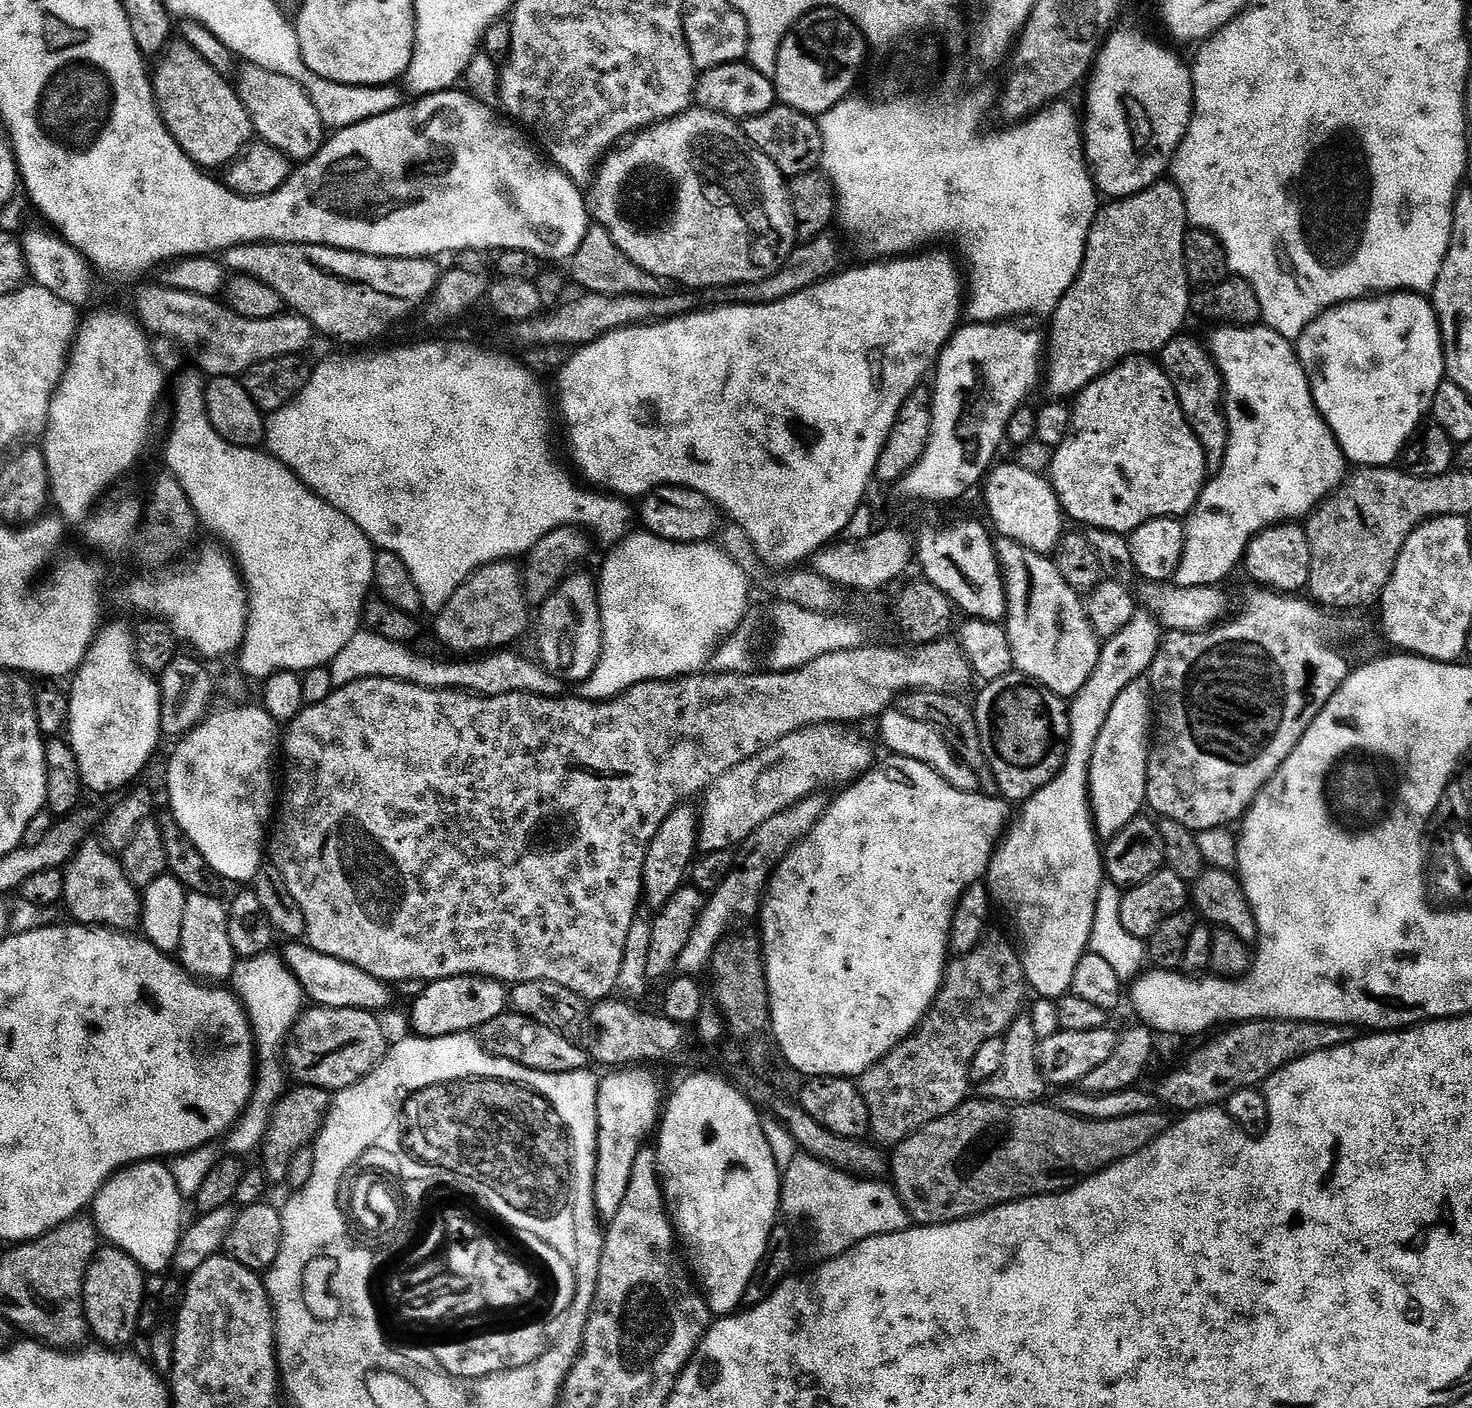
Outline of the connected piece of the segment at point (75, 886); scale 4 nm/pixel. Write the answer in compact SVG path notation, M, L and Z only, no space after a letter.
M85 846L77 852L64 872L64 898L72 911L75 923L98 928L110 928L118 932L128 932L141 923L142 896L126 878L123 863L113 853L103 847Z

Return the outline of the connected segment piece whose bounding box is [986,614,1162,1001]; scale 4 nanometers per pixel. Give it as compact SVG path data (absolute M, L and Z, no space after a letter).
M1137 614L1122 631L1114 634L1114 638L1103 641L1094 674L1090 674L1086 686L1082 686L1082 690L1070 704L1066 725L1068 757L1064 760L1063 770L1023 805L1024 813L1021 814L1020 821L1017 824L1015 821L1007 829L988 867L988 891L993 901L999 907L1000 904L1004 907L1005 914L1012 919L1012 924L1016 927L1015 939L1018 944L1020 939L1020 961L1028 979L1029 989L1037 997L1045 1000L1059 1001L1071 993L1078 962L1082 962L1092 943L1094 910L1098 906L1100 887L1106 882L1102 844L1098 839L1098 828L1094 823L1088 790L1088 775L1092 772L1092 757L1095 756L1096 746L1100 743L1102 726L1106 726L1106 718L1118 694L1122 694L1122 690L1126 690L1130 682L1141 679L1151 669L1161 643L1162 629L1147 614Z

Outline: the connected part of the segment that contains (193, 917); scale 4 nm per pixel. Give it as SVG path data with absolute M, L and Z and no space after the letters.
M197 892L188 893L186 914L182 921L182 942L178 960L191 976L197 977L201 981L227 981L233 970L236 969L238 957L230 942L229 911L229 905L223 900Z

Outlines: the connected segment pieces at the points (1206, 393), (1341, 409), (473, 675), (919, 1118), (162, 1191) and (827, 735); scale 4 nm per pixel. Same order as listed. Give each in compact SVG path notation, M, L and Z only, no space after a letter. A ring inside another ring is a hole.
M1181 334L1165 346L1163 352L1159 353L1158 360L1172 385L1178 386L1176 393L1182 396L1180 405L1192 429L1198 430L1198 442L1201 446L1206 446L1204 457L1209 473L1220 472L1228 449L1228 417L1222 411L1224 381L1220 379L1220 372L1212 361L1211 353L1191 340L1187 334Z
M1384 294L1379 298L1368 298L1363 302L1353 302L1343 310L1325 312L1319 320L1316 320L1300 335L1295 349L1297 356L1300 357L1302 370L1307 374L1312 387L1312 397L1316 403L1316 409L1324 415L1324 420L1328 423L1333 434L1336 435L1336 441L1339 442L1340 449L1344 451L1345 457L1351 463L1353 460L1354 463L1360 464L1356 466L1363 466L1364 468L1387 468L1395 465L1401 459L1402 453L1409 447L1410 441L1417 435L1421 425L1425 423L1425 421L1423 422L1424 415L1427 417L1431 413L1432 404L1440 392L1440 385L1445 383L1446 380L1444 339L1440 337L1440 322L1436 319L1435 307L1420 294Z
M358 631L354 634L354 638L350 638L350 642L346 642L342 654L332 659L330 665L332 683L336 688L344 688L358 680L386 678L437 690L467 690L469 693L485 696L505 696L511 692L527 692L529 696L545 698L559 697L563 693L560 691L566 688L565 681L559 676L553 676L535 659L534 661L523 660L520 656L492 654L487 658L469 659L472 661L466 664L443 664L440 660L428 661L426 657L411 652L412 650L407 644L390 642L388 638L382 638L373 632Z
M930 1015L932 1018L925 1020L922 1034L913 1032L910 1042L900 1041L899 1046L891 1048L873 1068L859 1077L862 1098L866 1106L870 1106L870 1114L878 1116L870 1118L870 1122L874 1122L870 1132L881 1140L881 1145L898 1145L898 1138L906 1140L906 1134L915 1135L916 1126L925 1128L941 1120L954 1112L954 1106L960 1106L969 1099L972 1070L966 1068L972 1068L974 1053L950 1052L950 1042L942 1042L944 1028L940 1028L940 1016ZM936 1046L944 1046L948 1052L934 1052L938 1050Z
M141 1162L120 1169L107 1180L90 1205L96 1231L109 1245L126 1253L145 1273L164 1272L175 1261L185 1231L185 1197L180 1195L171 1167L164 1162Z
M814 724L811 728L799 728L754 759L742 762L722 774L722 778L715 780L711 788L707 789L708 798L704 802L704 808L702 807L699 843L703 851L726 852L735 849L735 844L743 845L760 827L770 822L770 818L790 810L804 800L813 799L817 795L815 792L830 787L832 783L848 786L861 776L868 775L874 767L872 748L858 733L852 731L856 730L838 724Z

